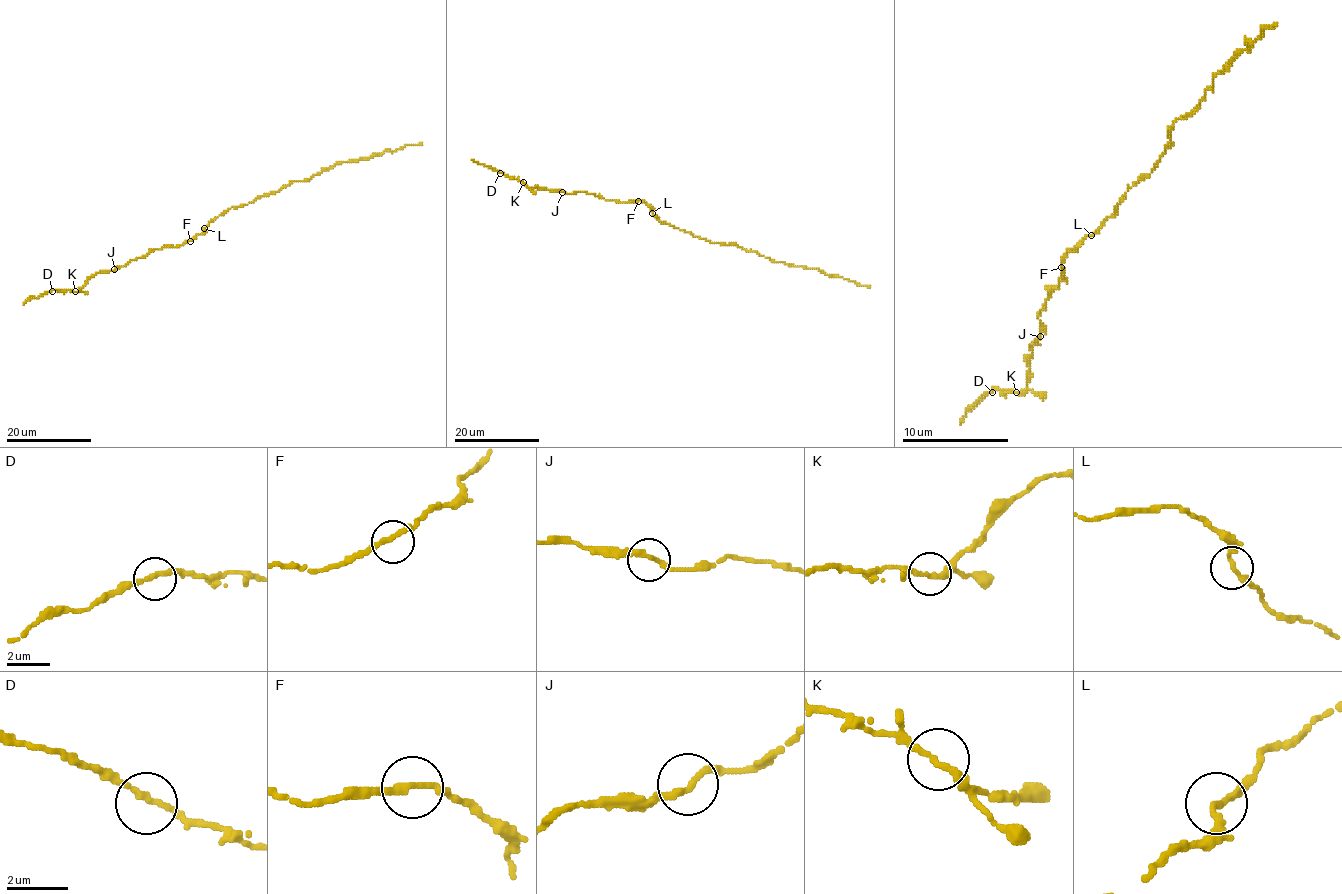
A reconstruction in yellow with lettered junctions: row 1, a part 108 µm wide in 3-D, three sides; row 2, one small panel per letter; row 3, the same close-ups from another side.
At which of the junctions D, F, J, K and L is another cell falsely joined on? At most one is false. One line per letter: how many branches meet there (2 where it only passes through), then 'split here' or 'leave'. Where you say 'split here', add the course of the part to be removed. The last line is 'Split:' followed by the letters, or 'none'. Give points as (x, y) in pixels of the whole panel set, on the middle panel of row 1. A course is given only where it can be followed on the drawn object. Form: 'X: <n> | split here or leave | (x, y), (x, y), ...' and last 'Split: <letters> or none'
D: 2 | leave
F: 2 | leave
J: 2 | leave
K: 2 | leave
L: 2 | leave
Split: none

